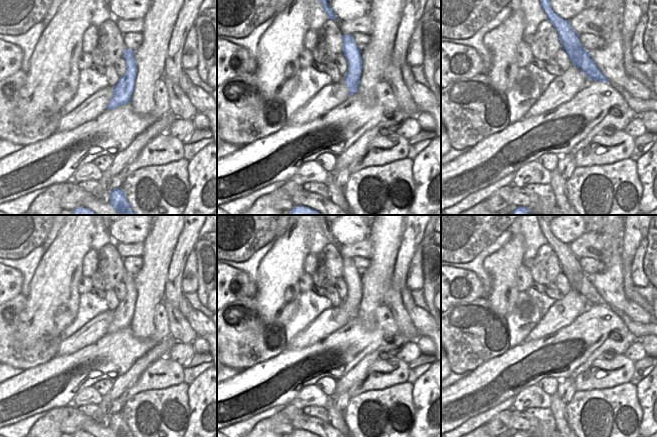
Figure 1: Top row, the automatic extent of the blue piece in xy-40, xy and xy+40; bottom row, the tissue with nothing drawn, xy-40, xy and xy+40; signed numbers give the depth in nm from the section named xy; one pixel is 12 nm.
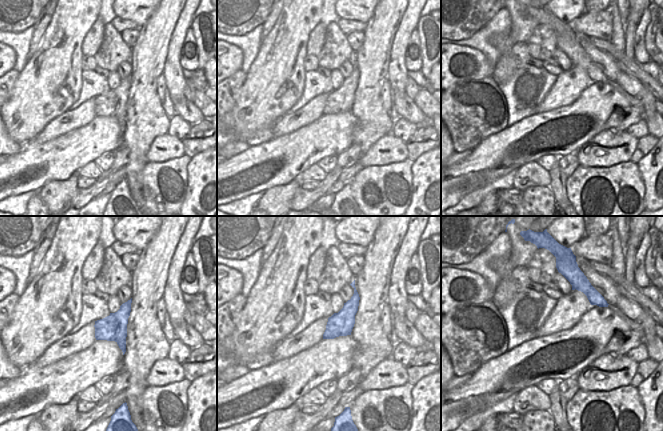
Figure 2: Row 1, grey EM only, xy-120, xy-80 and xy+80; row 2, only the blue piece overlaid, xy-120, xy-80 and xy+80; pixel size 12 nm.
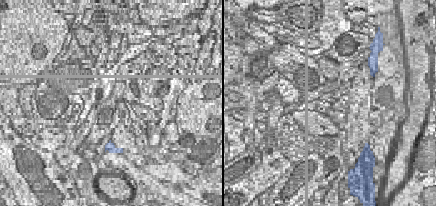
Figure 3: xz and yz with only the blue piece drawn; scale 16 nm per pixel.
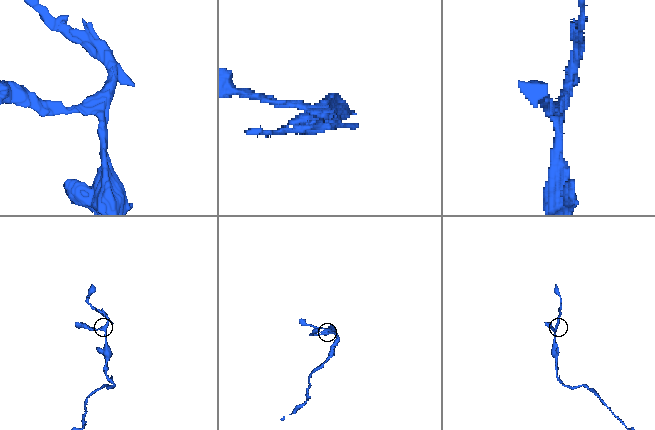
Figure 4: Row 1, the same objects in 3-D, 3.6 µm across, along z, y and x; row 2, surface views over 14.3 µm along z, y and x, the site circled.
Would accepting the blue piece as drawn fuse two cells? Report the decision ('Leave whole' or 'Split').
Split.

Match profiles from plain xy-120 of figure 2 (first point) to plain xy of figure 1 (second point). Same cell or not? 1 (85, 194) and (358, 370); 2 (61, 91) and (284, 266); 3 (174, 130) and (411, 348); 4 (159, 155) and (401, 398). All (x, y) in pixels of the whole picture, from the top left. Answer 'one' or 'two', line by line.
1: one
2: one
3: one
4: two

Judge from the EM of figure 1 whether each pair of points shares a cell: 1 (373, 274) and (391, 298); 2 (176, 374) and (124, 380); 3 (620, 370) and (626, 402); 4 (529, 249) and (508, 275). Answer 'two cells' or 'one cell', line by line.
1: two cells
2: two cells
3: two cells
4: two cells

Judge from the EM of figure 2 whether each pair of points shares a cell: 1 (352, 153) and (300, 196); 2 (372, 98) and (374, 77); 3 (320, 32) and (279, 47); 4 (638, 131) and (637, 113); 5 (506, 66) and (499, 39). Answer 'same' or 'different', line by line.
1: same
2: same
3: different
4: different
5: same

